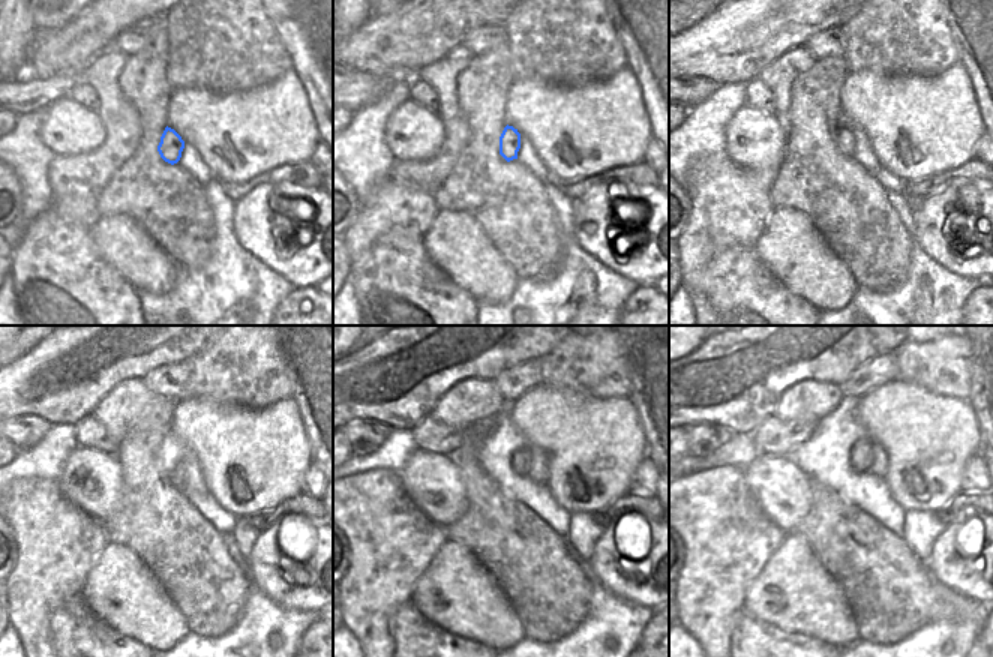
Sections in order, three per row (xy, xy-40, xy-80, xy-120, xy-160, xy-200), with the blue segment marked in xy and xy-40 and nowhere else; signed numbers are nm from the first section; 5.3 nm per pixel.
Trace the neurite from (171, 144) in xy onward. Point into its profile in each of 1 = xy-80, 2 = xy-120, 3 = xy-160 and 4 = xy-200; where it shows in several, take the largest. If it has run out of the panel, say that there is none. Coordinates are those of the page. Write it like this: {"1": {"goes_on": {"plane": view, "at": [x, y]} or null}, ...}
{"1": {"goes_on": {"plane": "xy-80", "at": [845, 138]}}, "2": {"goes_on": {"plane": "xy-120", "at": [176, 479]}}, "3": {"goes_on": {"plane": "xy-160", "at": [521, 461]}}, "4": {"goes_on": {"plane": "xy-200", "at": [861, 452]}}}

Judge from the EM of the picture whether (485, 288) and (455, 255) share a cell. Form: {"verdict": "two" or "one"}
{"verdict": "one"}

